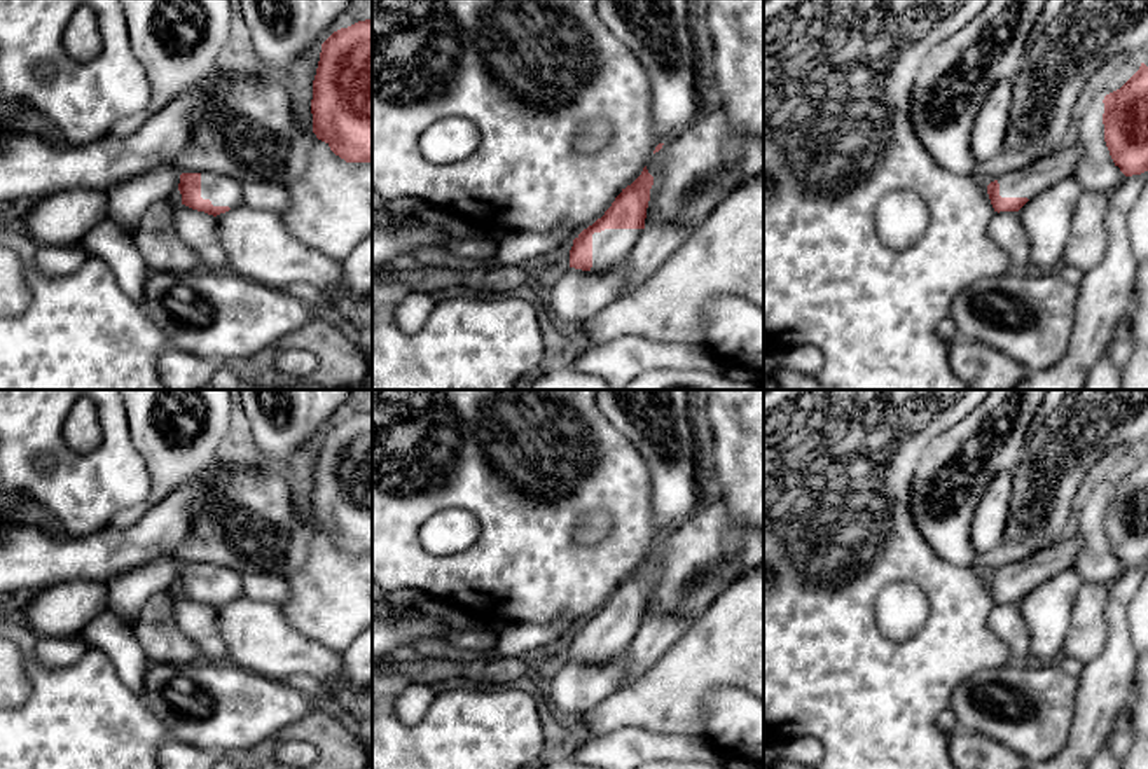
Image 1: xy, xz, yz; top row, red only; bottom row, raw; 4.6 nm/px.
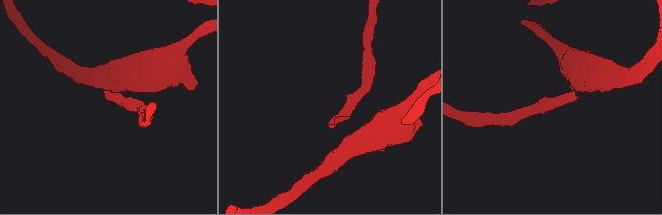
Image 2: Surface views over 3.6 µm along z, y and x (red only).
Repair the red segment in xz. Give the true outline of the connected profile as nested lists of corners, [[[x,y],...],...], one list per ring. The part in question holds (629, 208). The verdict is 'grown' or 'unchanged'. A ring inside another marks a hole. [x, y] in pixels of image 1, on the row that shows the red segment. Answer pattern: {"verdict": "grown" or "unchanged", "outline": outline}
{"verdict": "grown", "outline": [[[647,166],[641,175],[615,197],[592,225],[584,229],[570,250],[570,267],[608,271],[638,243],[647,218],[654,177]]]}

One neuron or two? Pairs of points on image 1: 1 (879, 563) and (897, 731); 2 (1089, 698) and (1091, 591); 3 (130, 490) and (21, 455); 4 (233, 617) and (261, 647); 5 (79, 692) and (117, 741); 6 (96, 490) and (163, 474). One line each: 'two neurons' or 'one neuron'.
1: one neuron
2: two neurons
3: one neuron
4: one neuron
5: one neuron
6: two neurons

